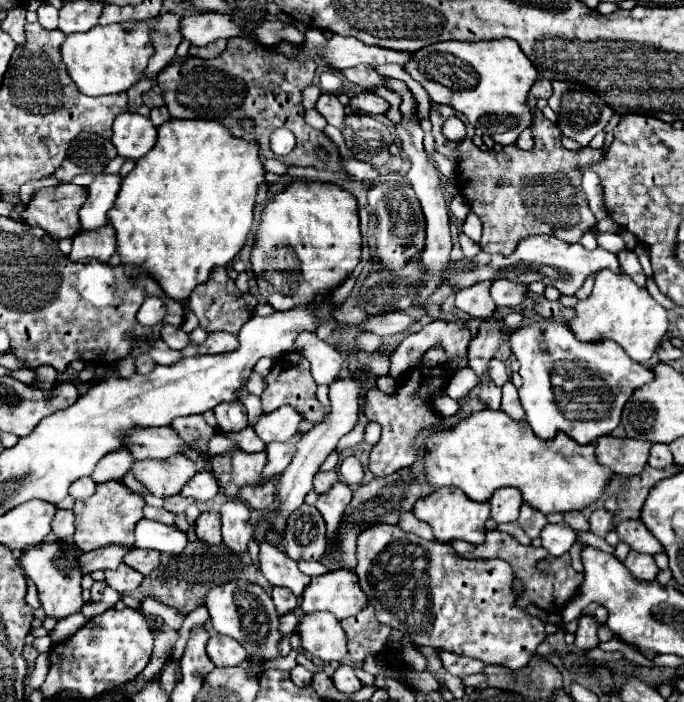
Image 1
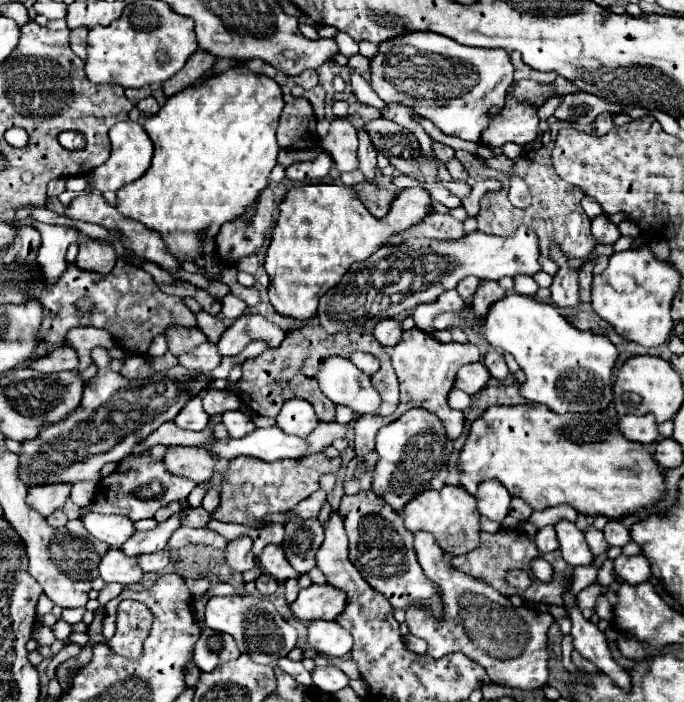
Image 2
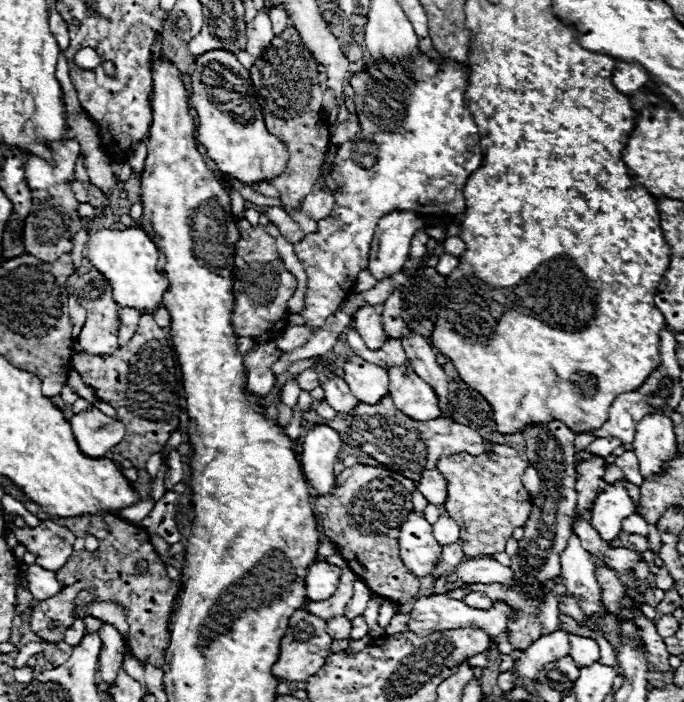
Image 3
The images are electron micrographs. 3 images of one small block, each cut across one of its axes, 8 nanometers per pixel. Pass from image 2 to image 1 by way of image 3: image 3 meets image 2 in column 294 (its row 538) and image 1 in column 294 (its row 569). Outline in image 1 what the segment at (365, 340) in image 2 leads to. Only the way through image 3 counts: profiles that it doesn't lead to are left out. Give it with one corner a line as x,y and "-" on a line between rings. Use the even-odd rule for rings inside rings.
284,354
282,360
278,360
278,364
280,364
280,366
276,366
278,370
272,368
270,374
264,378
264,382
266,382
266,388
262,392
262,410
264,410
264,414
270,414
270,412
274,412
280,406
290,404
308,422
316,422
318,424
320,420
324,420
326,408
318,402
316,388
312,388
312,376
310,376
308,360
302,354

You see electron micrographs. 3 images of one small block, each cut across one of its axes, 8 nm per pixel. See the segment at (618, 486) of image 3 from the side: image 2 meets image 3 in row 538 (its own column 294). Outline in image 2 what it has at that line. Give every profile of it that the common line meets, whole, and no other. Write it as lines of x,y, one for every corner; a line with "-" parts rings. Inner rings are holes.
312,584
304,588
296,602
290,604
290,610
294,612
296,618
304,622
312,620
336,620
344,612
348,604
346,592
332,584

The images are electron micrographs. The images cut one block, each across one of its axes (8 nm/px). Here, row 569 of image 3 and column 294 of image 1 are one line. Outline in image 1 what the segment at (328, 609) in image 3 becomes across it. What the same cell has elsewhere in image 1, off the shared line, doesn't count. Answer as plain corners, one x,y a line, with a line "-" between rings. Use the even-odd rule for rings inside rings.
302,332
294,342
294,350
304,352
312,366
312,378
318,386
330,386
342,374
344,356
324,340
318,340
312,332

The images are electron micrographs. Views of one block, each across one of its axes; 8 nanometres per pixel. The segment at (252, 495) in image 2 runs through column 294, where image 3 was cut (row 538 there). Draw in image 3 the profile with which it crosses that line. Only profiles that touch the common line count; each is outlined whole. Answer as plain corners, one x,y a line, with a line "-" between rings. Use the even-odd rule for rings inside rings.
492,444
496,456
470,456
466,452
440,458
438,472
448,482
448,498
444,508
450,518
460,524
460,546
466,556
504,552
506,538
512,536
516,526
524,526
532,510
532,496
522,484
522,474
528,462
510,446

